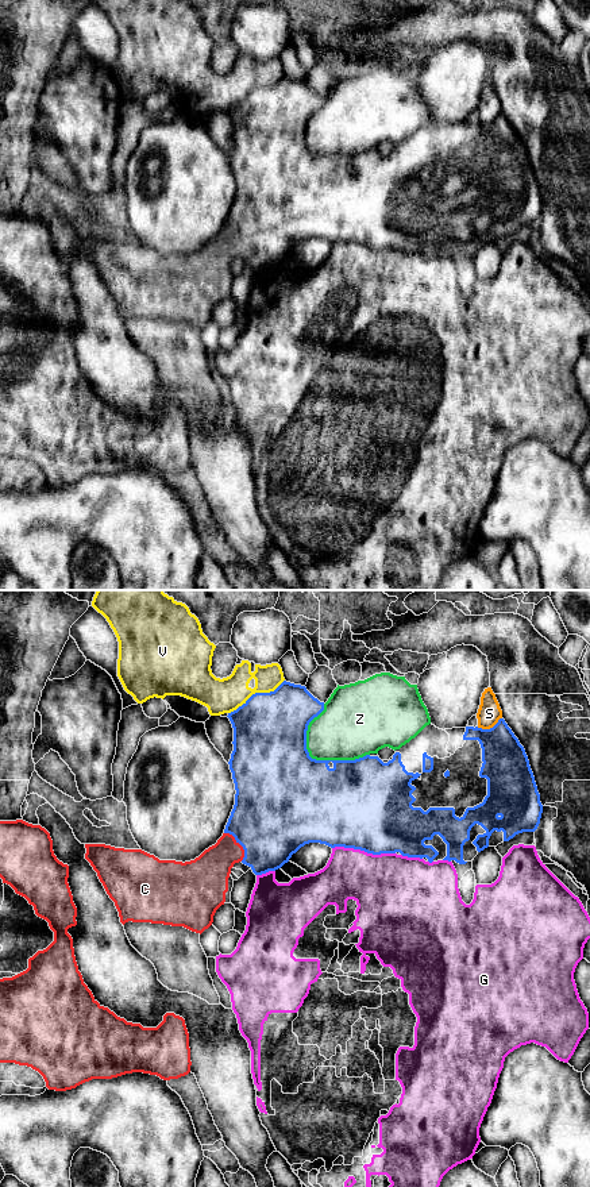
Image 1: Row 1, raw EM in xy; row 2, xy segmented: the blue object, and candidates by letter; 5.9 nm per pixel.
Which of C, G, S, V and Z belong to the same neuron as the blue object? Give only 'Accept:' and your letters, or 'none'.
Accept: C

